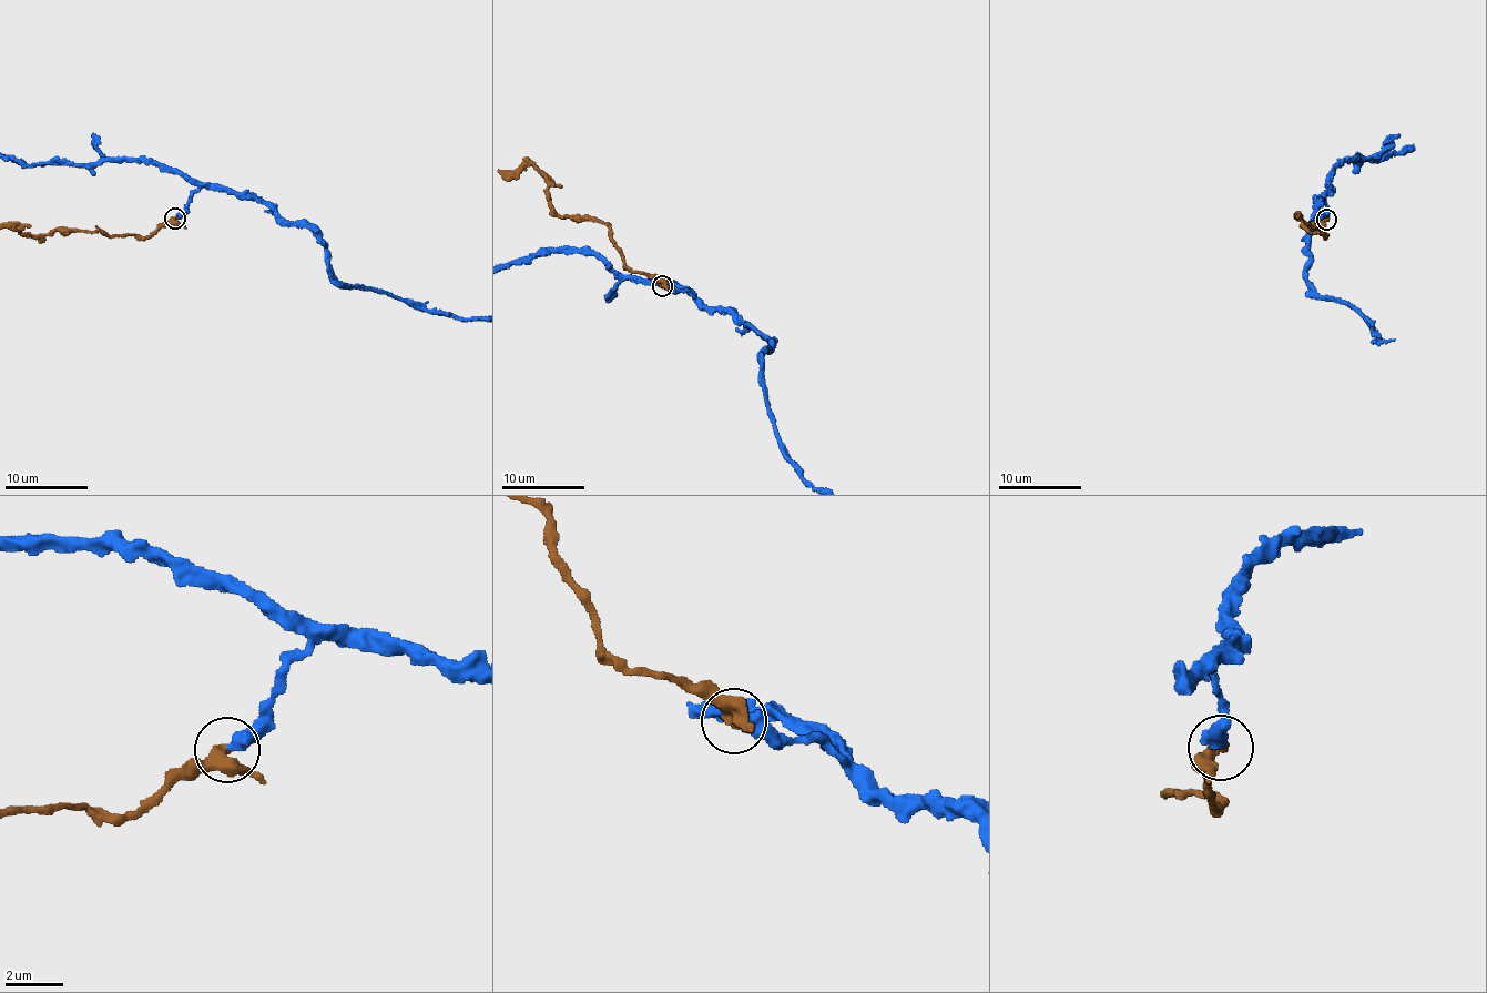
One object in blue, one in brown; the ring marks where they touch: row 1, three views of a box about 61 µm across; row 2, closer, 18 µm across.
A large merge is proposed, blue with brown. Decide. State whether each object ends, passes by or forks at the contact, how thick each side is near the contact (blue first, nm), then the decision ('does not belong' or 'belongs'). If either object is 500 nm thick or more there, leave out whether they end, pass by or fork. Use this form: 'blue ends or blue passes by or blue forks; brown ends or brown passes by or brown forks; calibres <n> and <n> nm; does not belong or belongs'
calibres 500 and 320 nm; belongs

